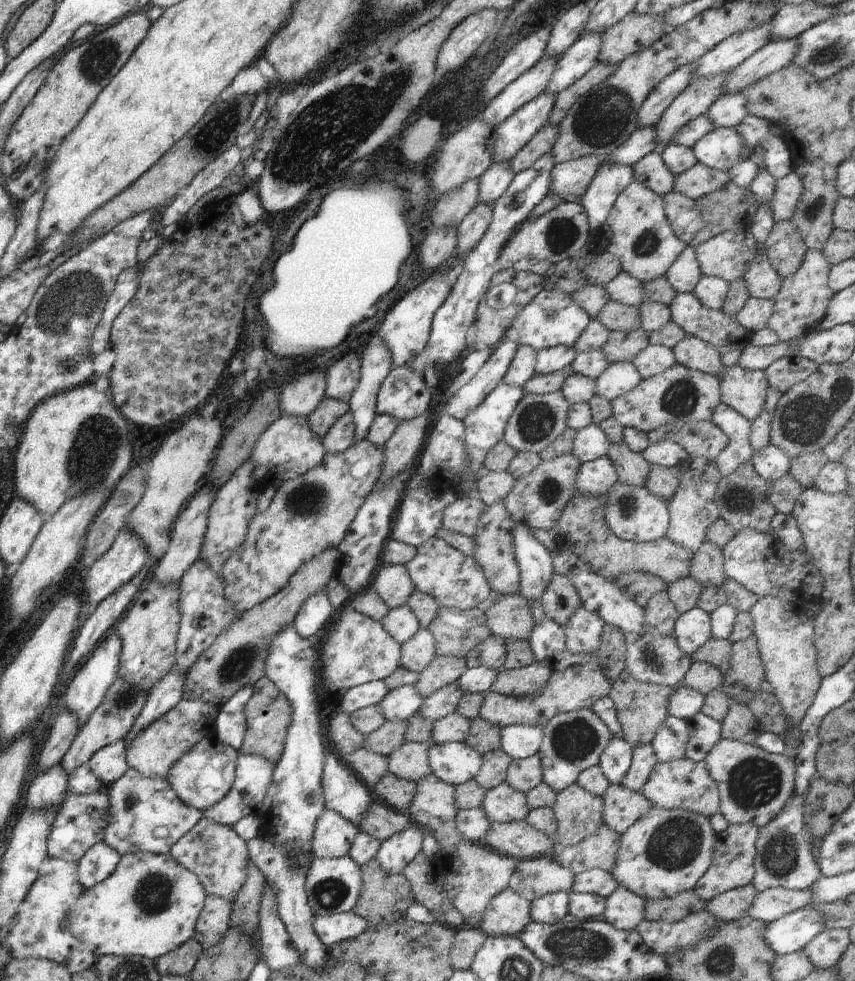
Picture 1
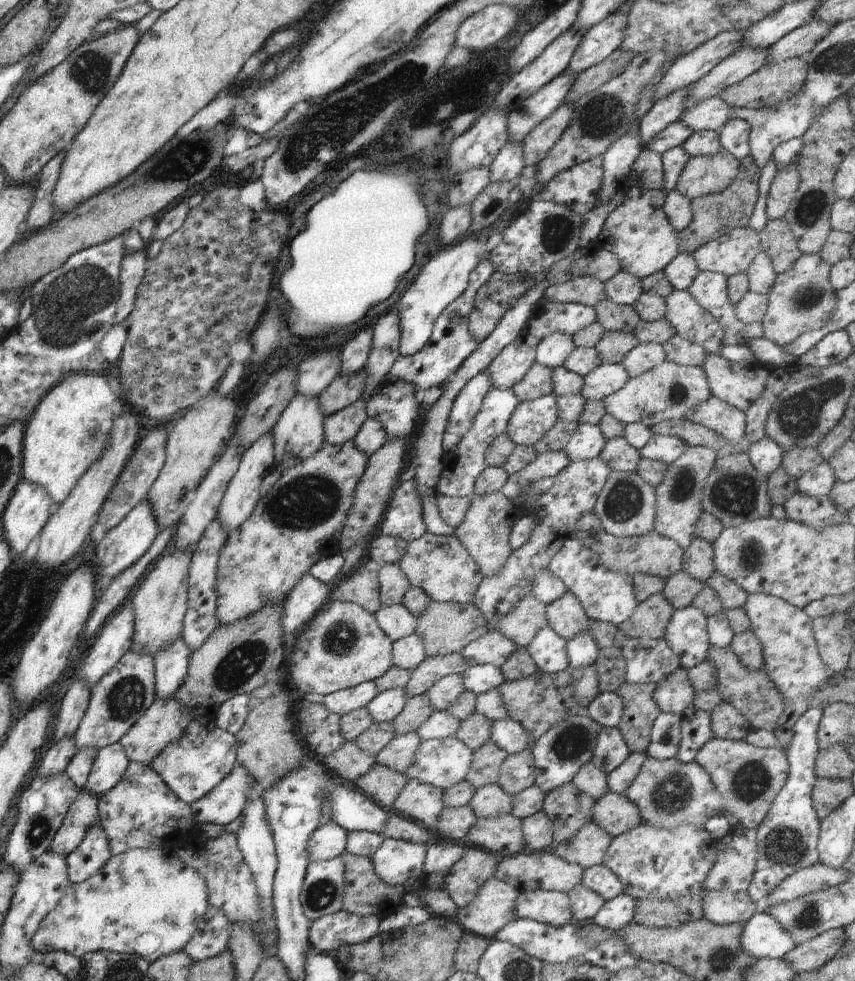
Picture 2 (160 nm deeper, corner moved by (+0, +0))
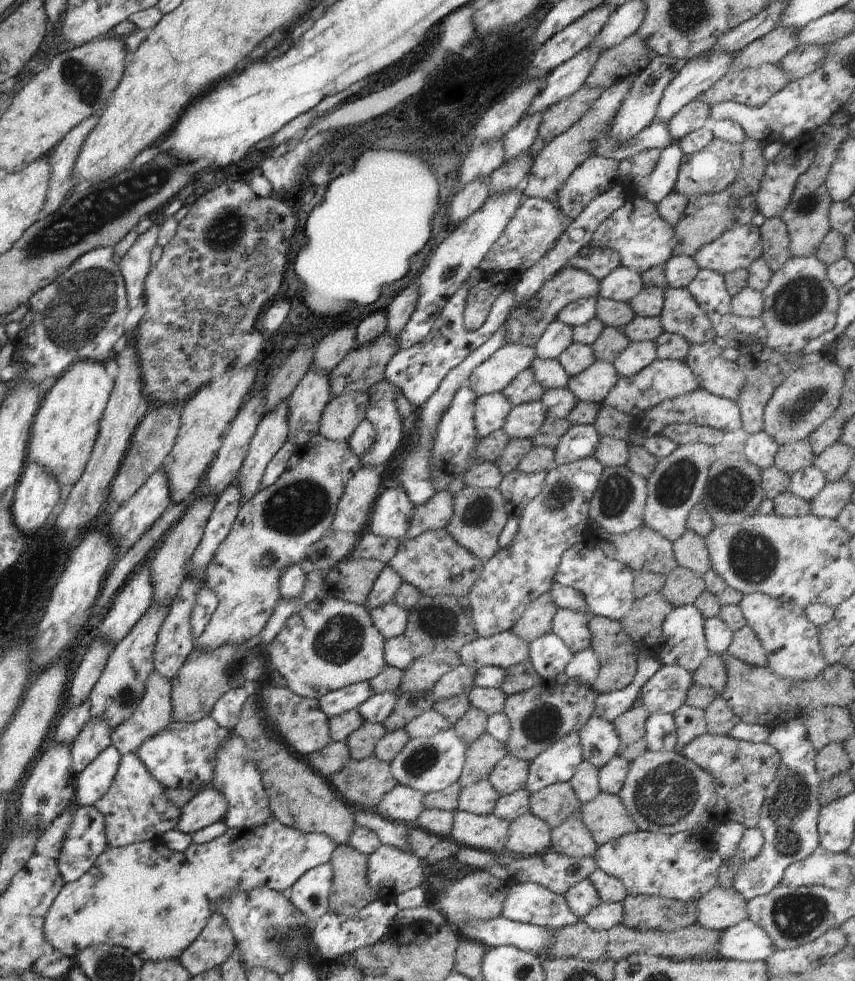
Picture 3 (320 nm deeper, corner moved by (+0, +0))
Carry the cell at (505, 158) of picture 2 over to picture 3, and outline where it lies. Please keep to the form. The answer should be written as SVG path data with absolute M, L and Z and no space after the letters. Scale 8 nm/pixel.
M542 113L524 115L502 138L505 160L515 159L530 150L538 134Z

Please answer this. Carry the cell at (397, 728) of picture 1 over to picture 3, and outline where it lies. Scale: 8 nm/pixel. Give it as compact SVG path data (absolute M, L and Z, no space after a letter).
M364 721L358 730L349 734L344 743L354 761L361 761L371 757L375 752L377 742L387 733L381 724L372 724Z

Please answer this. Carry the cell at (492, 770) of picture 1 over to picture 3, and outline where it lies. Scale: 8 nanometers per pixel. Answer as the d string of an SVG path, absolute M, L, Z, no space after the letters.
M482 733L466 747L465 763L458 779L461 787L486 780L492 769L508 754L504 743L496 740L491 734Z

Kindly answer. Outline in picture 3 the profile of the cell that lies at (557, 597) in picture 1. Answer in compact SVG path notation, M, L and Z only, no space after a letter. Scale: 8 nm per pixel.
M558 609L552 621L552 633L559 636L573 654L591 648L589 616L570 609Z

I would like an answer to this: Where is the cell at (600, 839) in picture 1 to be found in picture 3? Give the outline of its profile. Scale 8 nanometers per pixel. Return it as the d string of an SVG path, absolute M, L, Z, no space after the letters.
M579 811L551 829L550 850L569 857L592 857L598 845L581 821Z

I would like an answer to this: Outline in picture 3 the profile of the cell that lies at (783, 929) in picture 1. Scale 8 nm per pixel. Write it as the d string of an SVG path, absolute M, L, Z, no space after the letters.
M750 919L721 931L717 956L729 961L765 961L774 951L770 937Z

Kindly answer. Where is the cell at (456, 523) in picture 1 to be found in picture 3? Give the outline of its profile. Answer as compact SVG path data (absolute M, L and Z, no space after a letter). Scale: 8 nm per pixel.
M436 491L424 504L415 505L415 511L404 539L416 538L429 530L445 529L453 515L453 494Z

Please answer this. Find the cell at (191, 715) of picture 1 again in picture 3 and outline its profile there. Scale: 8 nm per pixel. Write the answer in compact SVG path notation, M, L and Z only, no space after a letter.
M152 672L144 684L144 696L140 697L138 708L126 722L122 722L120 726L116 726L111 730L111 745L120 750L122 755L134 754L144 740L156 736L158 732L162 732L164 728L168 728L174 720L172 720L172 694L171 685L164 676L160 676L158 672Z

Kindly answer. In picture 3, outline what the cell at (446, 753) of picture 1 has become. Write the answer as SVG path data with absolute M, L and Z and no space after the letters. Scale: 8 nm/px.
M451 726L434 736L410 738L389 765L398 785L422 791L424 794L441 791L458 782L465 763L466 747L467 744Z

